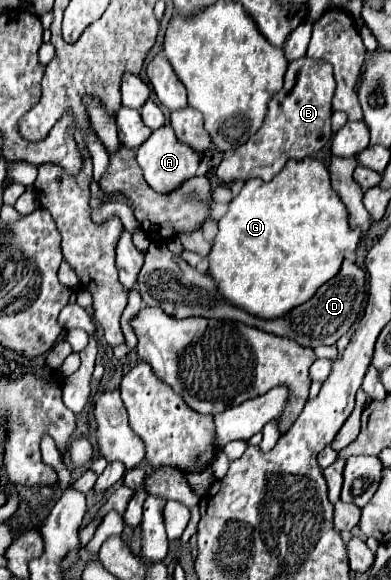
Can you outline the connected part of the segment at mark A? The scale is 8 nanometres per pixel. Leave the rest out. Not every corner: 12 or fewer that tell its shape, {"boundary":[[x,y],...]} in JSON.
{"boundary":[[162,126],[138,166],[164,194],[196,174],[200,156]]}

